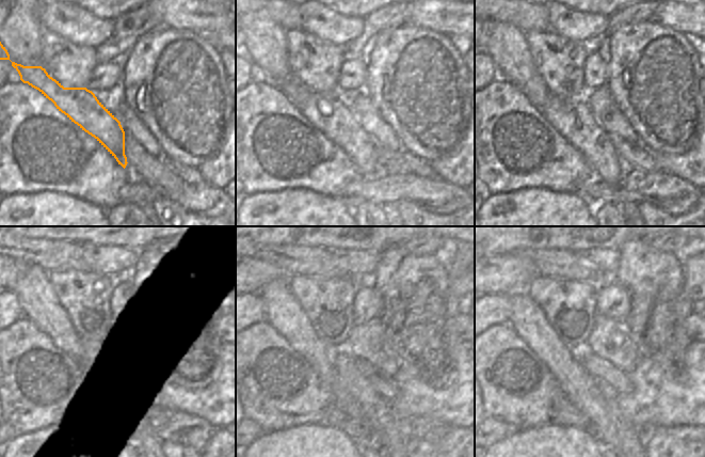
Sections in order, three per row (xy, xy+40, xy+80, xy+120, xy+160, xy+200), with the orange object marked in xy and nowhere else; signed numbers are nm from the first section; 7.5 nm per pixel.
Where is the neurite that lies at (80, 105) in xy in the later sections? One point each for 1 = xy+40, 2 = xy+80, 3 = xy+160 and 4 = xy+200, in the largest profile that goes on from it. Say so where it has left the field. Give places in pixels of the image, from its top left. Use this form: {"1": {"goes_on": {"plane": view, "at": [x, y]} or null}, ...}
{"1": {"goes_on": {"plane": "xy+40", "at": [338, 123]}}, "2": {"goes_on": {"plane": "xy+80", "at": [574, 120]}}, "3": {"goes_on": {"plane": "xy+160", "at": [374, 411]}}, "4": {"goes_on": {"plane": "xy+200", "at": [630, 439]}}}

